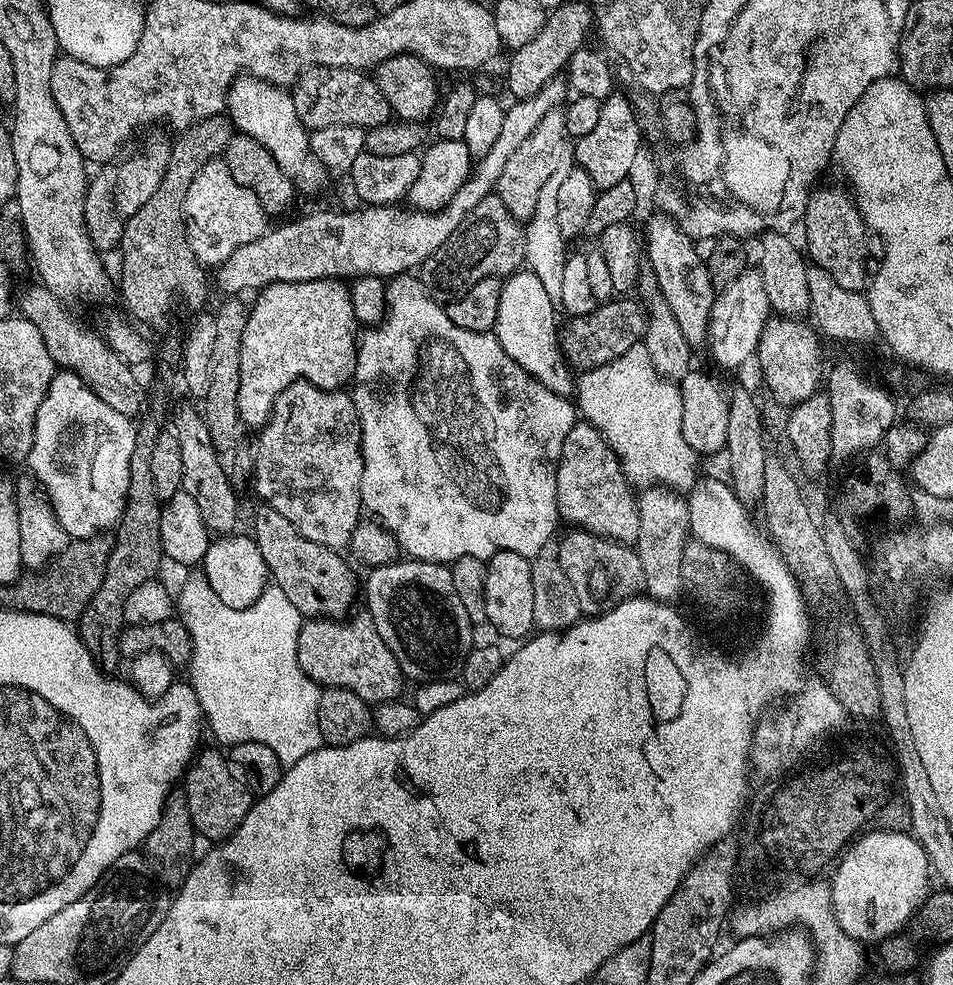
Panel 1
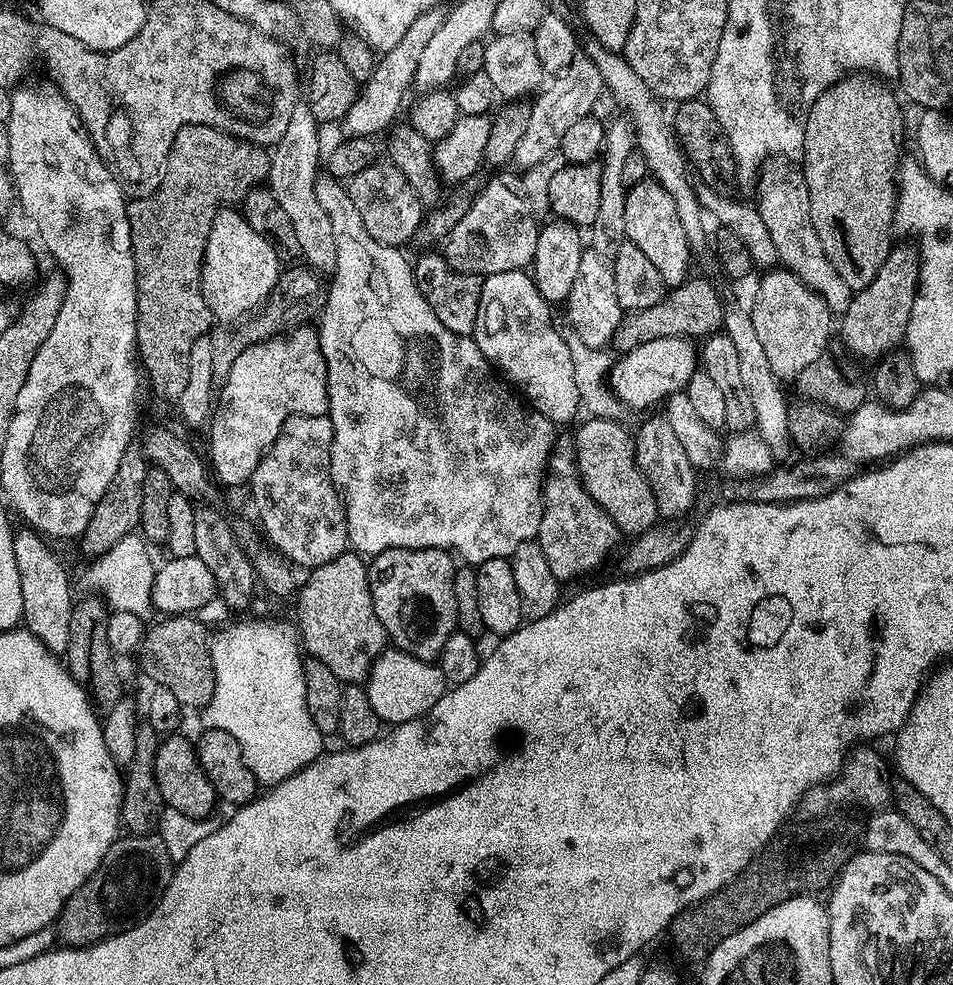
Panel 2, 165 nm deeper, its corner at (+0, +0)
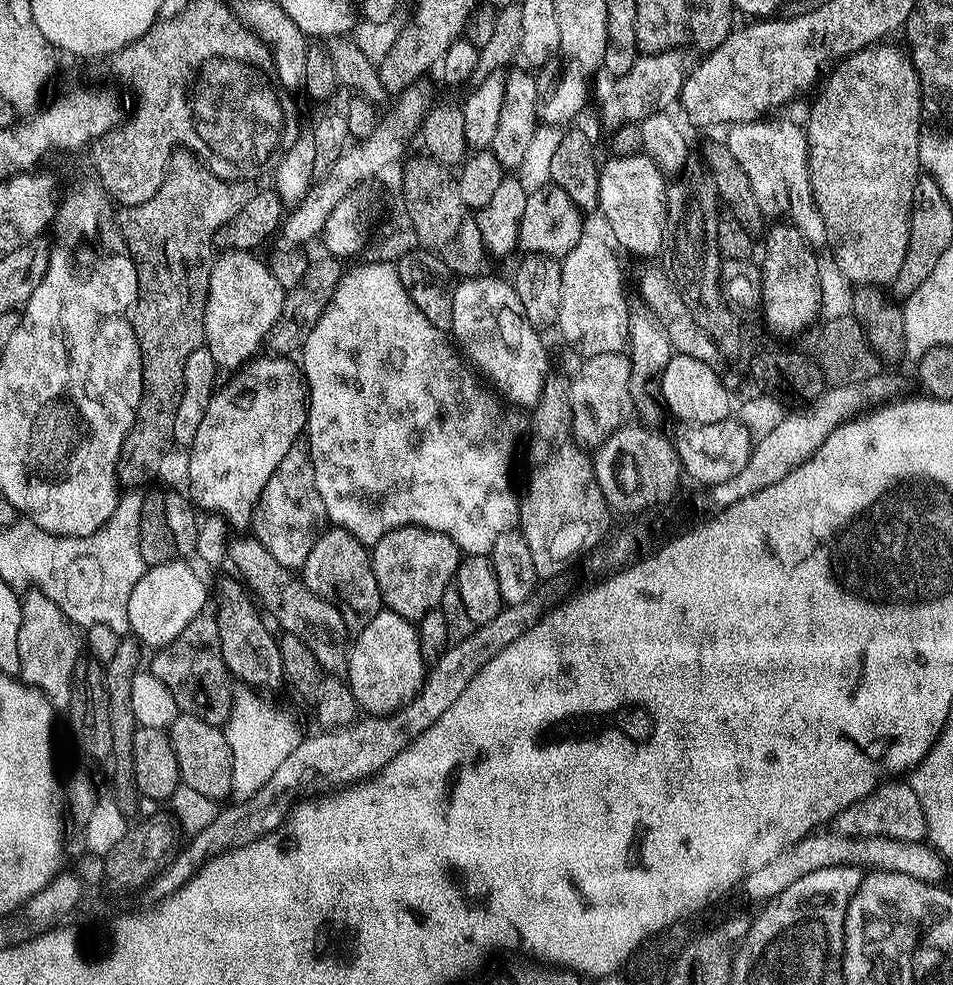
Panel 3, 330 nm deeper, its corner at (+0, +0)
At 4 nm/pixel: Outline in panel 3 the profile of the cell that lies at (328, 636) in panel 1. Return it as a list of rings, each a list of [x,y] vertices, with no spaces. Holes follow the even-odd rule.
[[[329,527],[318,538],[314,550],[310,550],[310,558],[306,558],[304,563],[302,579],[307,588],[313,589],[317,596],[337,608],[349,629],[364,628],[382,608],[369,549],[345,528]]]

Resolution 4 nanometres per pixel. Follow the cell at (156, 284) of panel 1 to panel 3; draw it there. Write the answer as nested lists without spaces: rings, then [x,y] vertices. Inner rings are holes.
[[[173,151],[172,156],[168,159],[168,166],[164,170],[164,181],[162,186],[158,186],[158,194],[154,194],[154,198],[150,198],[146,202],[142,202],[138,206],[130,206],[129,208],[121,207],[118,212],[118,227],[120,237],[124,240],[124,245],[128,247],[128,255],[132,257],[136,273],[138,274],[138,291],[136,292],[136,302],[132,305],[130,319],[132,321],[132,329],[134,334],[140,340],[140,357],[142,358],[142,382],[144,389],[142,390],[142,398],[138,402],[138,410],[134,422],[130,426],[130,430],[126,434],[126,438],[122,442],[122,450],[120,451],[120,461],[116,467],[116,479],[119,487],[124,490],[140,490],[145,487],[144,483],[155,474],[160,468],[160,463],[164,460],[164,455],[168,452],[168,447],[173,447],[174,441],[174,418],[178,418],[178,402],[182,402],[182,390],[184,389],[184,371],[186,370],[186,358],[190,358],[190,354],[194,354],[194,350],[198,350],[204,344],[204,307],[208,301],[208,287],[210,286],[210,270],[214,259],[214,251],[212,252],[212,239],[216,236],[216,231],[220,227],[223,229],[233,218],[242,210],[242,206],[246,206],[246,202],[250,202],[254,191],[253,185],[243,179],[224,180],[220,176],[212,173],[211,167],[206,163],[203,164],[198,157],[192,152]]]

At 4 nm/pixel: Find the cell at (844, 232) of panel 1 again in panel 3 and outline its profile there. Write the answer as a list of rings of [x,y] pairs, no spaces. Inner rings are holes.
[[[873,46],[862,48],[859,52],[851,53],[835,65],[836,68],[828,76],[824,89],[816,96],[812,109],[808,112],[808,126],[806,133],[808,140],[808,172],[809,186],[811,188],[812,203],[822,216],[828,235],[827,247],[832,250],[838,267],[847,278],[856,286],[888,286],[898,278],[898,270],[902,270],[902,258],[906,258],[906,246],[908,245],[908,220],[912,217],[912,199],[914,198],[914,186],[922,175],[920,167],[920,151],[918,142],[922,125],[922,101],[920,99],[920,83],[918,74],[914,70],[911,59],[903,51],[896,48],[884,48],[885,46]]]

